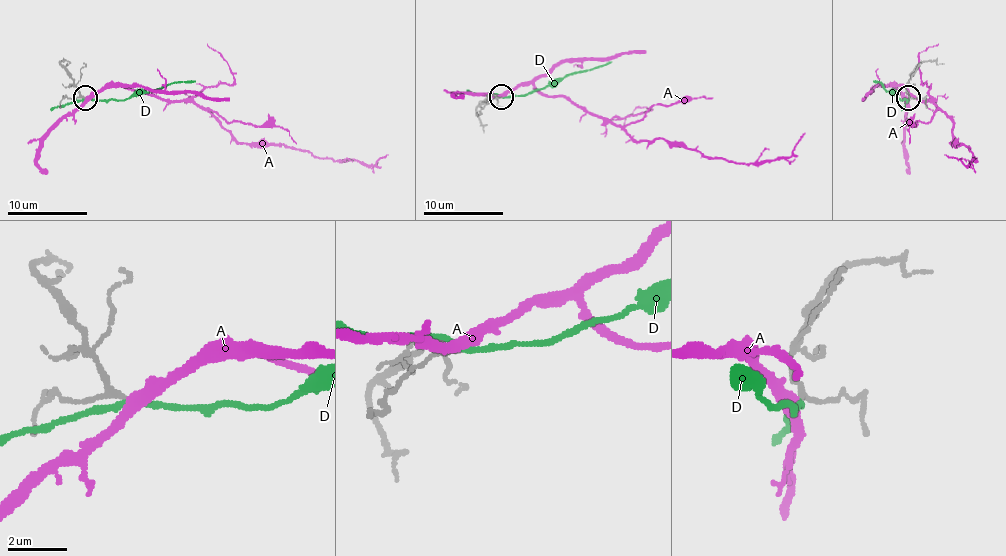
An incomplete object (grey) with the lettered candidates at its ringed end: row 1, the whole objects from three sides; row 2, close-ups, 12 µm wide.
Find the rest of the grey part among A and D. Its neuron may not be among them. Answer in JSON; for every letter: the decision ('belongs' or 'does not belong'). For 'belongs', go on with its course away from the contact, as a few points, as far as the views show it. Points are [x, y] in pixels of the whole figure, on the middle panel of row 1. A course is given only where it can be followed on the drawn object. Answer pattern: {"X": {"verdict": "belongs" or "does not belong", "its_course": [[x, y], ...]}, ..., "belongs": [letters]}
{"A": {"verdict": "belongs", "its_course": [[502, 96], [532, 84], [608, 118], [638, 142], [682, 142], [736, 164], [792, 154], [804, 132]]}, "D": {"verdict": "does not belong"}, "belongs": ["A"]}

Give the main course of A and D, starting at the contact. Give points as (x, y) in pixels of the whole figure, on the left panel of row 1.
A: (85, 98), (107, 86), (149, 92), (191, 100), (240, 142), (284, 144), (376, 166), (388, 154)
D: (83, 98), (123, 100), (173, 82), (195, 80)

